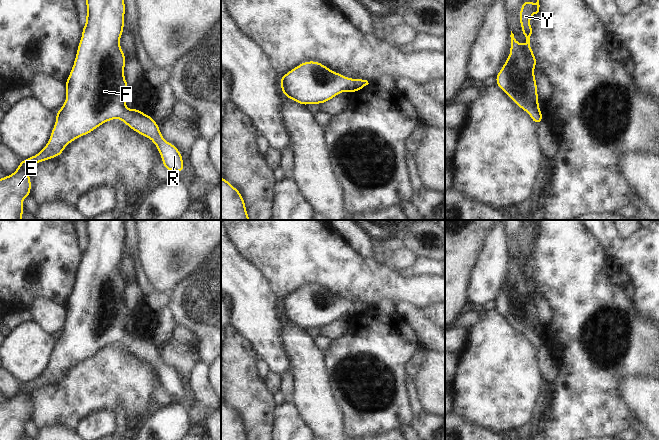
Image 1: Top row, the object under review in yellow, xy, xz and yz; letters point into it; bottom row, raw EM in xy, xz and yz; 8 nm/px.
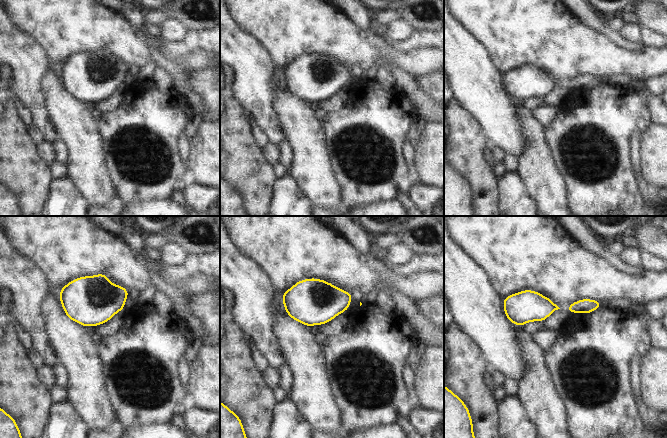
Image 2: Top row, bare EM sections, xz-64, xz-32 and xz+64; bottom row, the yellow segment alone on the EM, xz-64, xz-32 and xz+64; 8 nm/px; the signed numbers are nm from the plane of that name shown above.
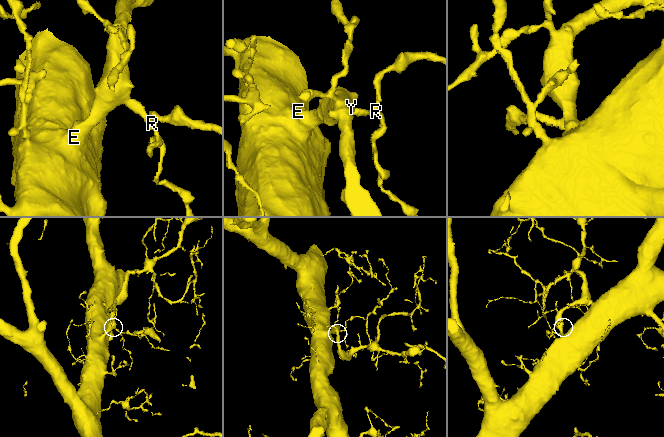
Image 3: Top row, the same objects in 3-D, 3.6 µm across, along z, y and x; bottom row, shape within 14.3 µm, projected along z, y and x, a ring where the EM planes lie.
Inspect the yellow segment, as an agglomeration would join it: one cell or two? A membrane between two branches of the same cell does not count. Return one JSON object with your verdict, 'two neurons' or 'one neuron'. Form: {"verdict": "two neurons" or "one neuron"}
{"verdict": "one neuron"}

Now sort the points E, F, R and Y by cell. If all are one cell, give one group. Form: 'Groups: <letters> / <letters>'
Groups: E F R Y

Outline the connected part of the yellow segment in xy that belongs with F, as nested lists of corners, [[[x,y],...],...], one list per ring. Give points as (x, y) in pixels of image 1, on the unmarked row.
[[[86,220],[86,232],[86,248],[82,252],[82,262],[78,268],[74,289],[69,296],[70,300],[65,305],[66,325],[56,336],[56,346],[50,357],[50,364],[37,379],[20,384],[14,397],[0,403],[0,440],[23,440],[23,423],[31,419],[28,392],[60,380],[69,367],[113,343],[121,343],[130,353],[151,363],[162,380],[166,394],[177,397],[184,395],[181,376],[173,367],[164,364],[159,348],[138,332],[126,332],[129,309],[124,299],[126,280],[120,271],[126,236],[124,220]]]

